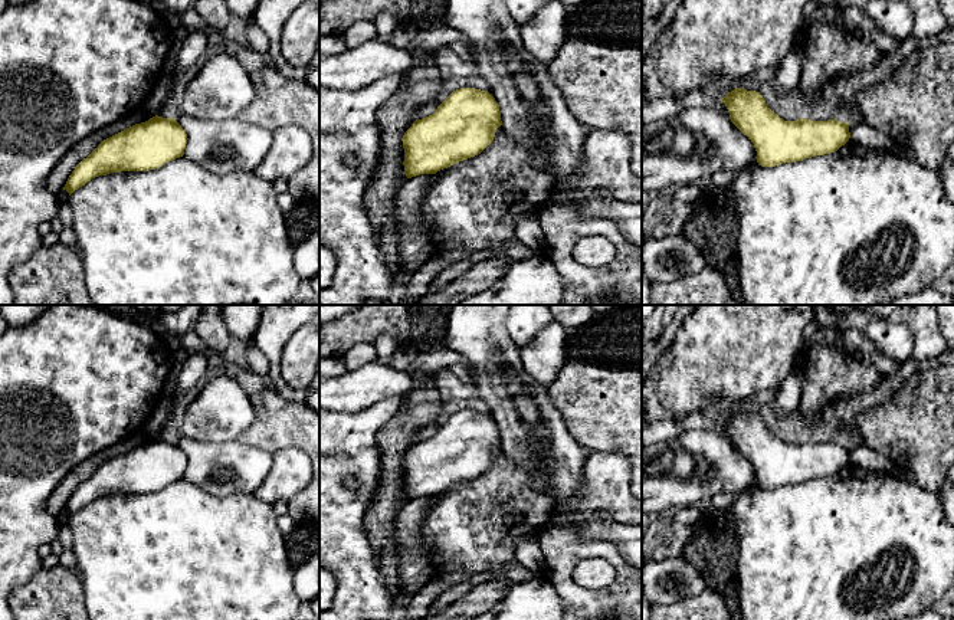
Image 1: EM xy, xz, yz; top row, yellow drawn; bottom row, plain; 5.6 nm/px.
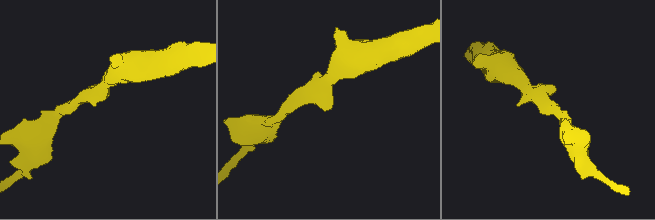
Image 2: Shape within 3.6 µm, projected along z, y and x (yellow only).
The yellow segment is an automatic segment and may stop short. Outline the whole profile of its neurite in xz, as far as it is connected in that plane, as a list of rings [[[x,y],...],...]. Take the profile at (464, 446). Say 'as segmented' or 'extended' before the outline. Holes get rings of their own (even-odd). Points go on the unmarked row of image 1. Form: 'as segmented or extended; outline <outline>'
as segmented; outline [[[453,413],[432,437],[416,442],[404,455],[406,499],[436,496],[481,476],[501,447],[499,427],[488,413]]]

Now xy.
as segmented; outline [[[153,439],[104,462],[69,498],[69,518],[98,498],[148,493],[184,478],[187,456],[174,440]]]

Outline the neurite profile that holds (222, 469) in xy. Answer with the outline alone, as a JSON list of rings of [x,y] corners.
[[[181,436],[176,443],[188,460],[183,479],[217,498],[253,493],[273,465],[273,455],[239,440],[204,443]]]

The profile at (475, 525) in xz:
[[[501,447],[481,476],[435,496],[423,525],[426,550],[435,565],[433,578],[468,570],[488,574],[489,581],[506,588],[512,587],[515,583],[508,578],[506,567],[518,562],[517,545],[521,539],[538,538],[545,531],[554,502],[554,486],[534,491],[530,476]]]

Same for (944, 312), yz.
[[[935,305],[940,332],[948,348],[954,351],[954,305]]]

